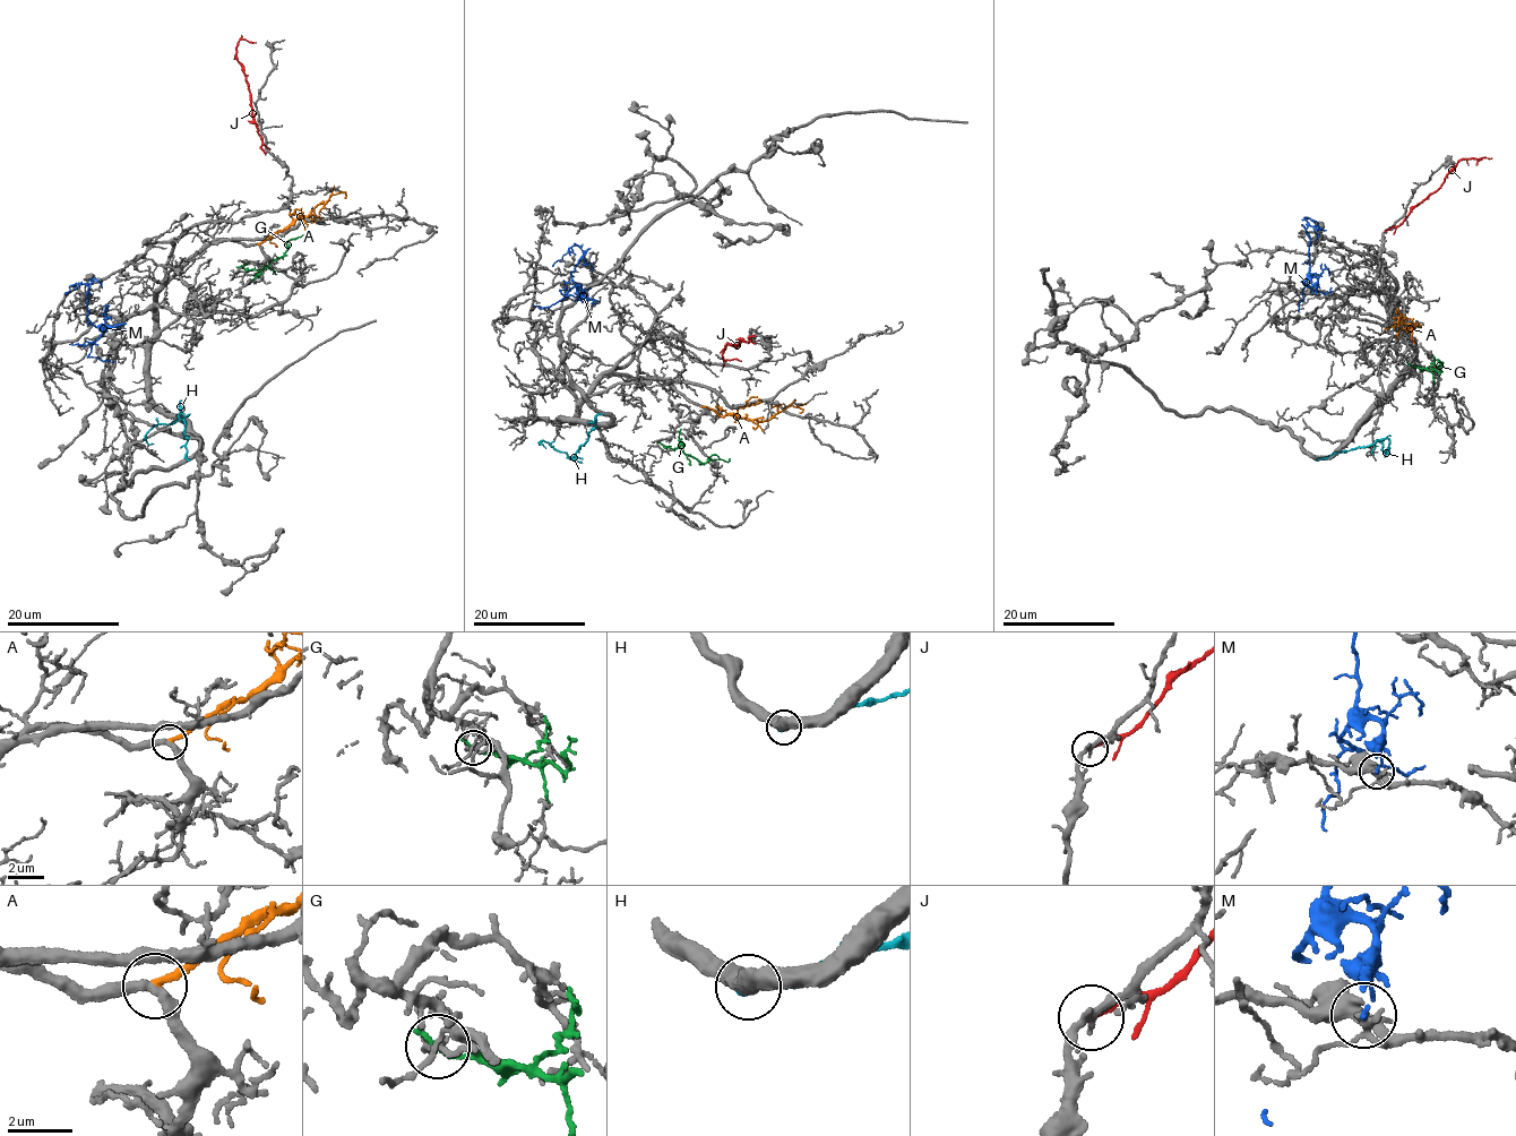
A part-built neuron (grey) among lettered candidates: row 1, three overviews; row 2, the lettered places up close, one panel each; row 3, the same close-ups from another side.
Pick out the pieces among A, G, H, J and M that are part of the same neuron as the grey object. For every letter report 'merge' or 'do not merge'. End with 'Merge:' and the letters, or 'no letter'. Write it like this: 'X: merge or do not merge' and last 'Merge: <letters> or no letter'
A: do not merge
G: do not merge
H: do not merge
J: do not merge
M: do not merge
Merge: no letter

